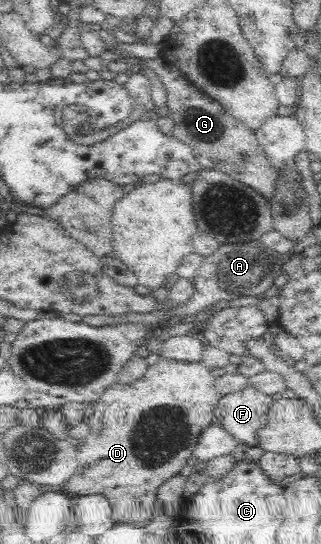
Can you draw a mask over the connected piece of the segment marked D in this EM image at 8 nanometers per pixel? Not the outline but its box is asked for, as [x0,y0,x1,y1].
[62,357,221,527]

